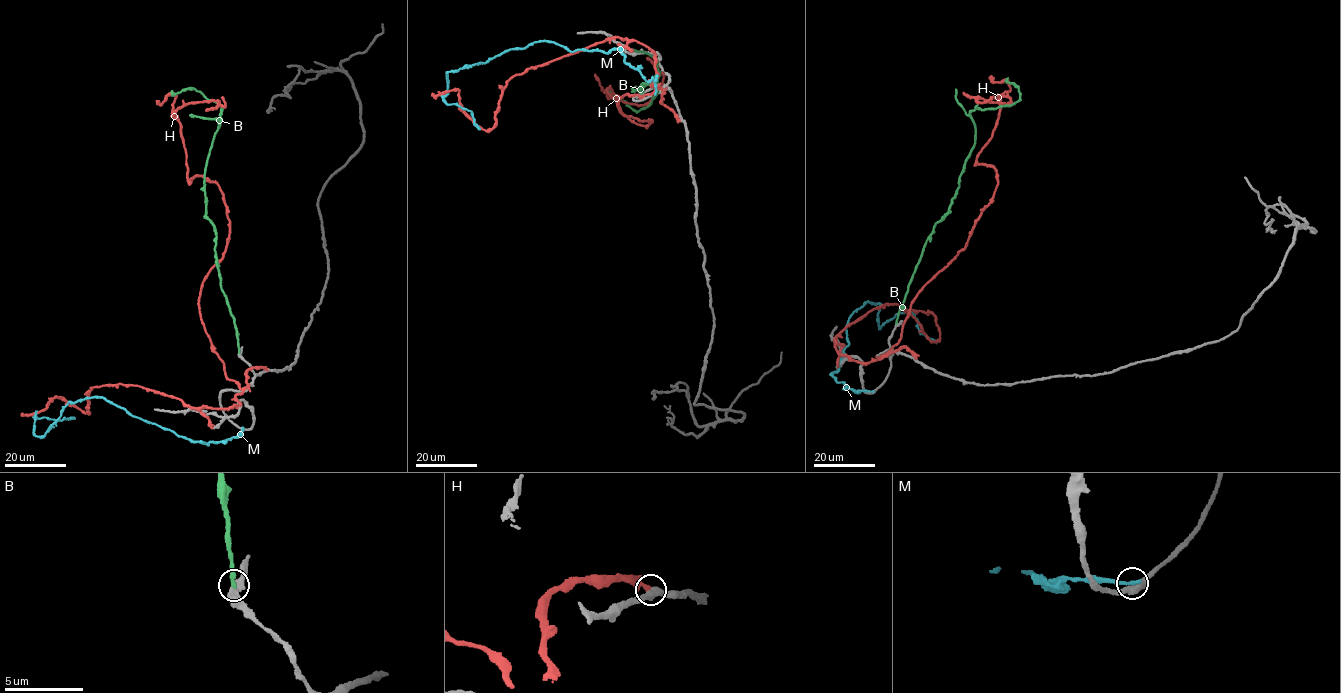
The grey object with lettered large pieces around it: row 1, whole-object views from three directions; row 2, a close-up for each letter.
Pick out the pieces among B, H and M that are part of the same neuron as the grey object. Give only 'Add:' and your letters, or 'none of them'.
Add: B

